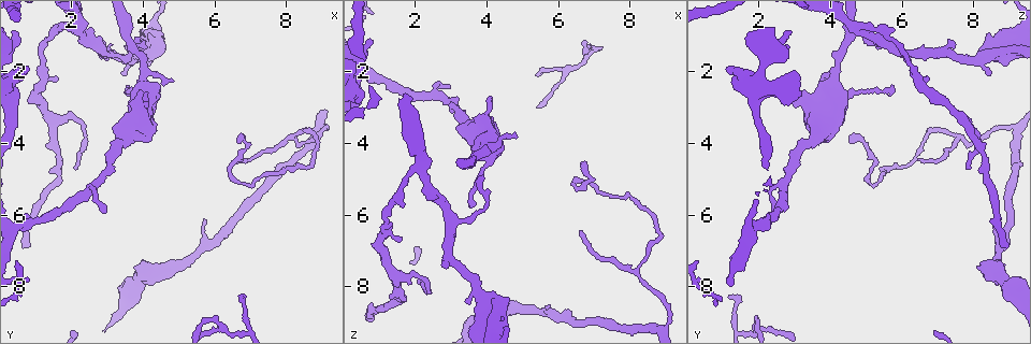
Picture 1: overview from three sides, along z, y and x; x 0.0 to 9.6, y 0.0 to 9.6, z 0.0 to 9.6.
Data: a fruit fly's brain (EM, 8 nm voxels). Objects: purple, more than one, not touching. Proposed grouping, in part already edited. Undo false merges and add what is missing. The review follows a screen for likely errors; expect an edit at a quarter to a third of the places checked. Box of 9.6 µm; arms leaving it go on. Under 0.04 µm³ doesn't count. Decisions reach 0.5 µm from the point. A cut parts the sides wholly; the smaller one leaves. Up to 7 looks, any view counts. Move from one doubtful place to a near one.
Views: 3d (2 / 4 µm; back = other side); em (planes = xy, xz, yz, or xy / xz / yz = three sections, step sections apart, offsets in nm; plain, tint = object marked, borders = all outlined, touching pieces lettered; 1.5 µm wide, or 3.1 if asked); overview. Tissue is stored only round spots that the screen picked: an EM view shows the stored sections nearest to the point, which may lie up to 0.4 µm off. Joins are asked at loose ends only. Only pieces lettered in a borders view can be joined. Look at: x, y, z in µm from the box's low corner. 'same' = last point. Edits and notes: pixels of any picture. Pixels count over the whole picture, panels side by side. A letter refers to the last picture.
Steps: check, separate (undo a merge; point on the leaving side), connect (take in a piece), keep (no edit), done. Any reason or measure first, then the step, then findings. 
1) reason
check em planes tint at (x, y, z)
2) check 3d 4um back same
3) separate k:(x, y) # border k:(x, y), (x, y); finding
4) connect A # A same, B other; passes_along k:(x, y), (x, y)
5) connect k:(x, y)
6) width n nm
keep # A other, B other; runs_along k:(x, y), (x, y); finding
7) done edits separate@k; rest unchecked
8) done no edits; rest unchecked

thick turns thin
check em yz step 8 borders at (3.75, 1.65, 8.05)

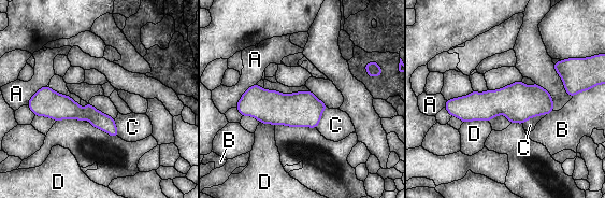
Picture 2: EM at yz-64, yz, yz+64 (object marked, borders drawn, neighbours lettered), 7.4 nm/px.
keep # A other, B other, C other, D other; all the same neuron

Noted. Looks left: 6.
check em yz step 8 tint at (4.10, 2.60, 2.75)

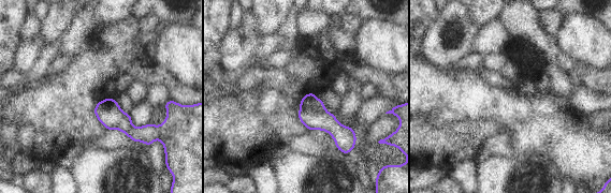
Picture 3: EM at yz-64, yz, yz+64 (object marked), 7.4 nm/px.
cut it another way
check em planes borders same

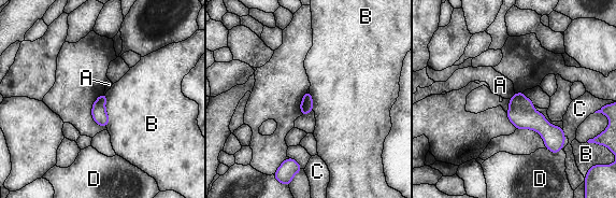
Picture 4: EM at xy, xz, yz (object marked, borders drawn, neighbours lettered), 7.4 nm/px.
keep # A other, B other, C other, D other; border 4:(515, 94), (510, 98); none of them fits

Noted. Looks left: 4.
a narrow waist
check em planes tint at (9.10, 3.55, 8.85)

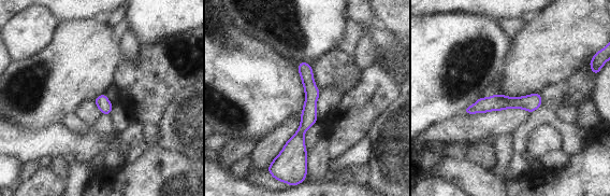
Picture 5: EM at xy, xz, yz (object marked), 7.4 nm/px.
check em planes borders same

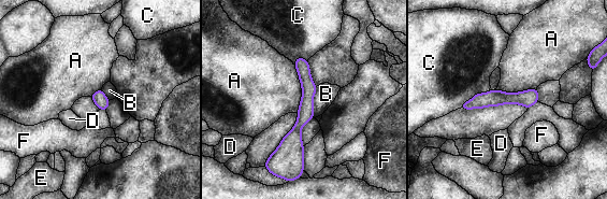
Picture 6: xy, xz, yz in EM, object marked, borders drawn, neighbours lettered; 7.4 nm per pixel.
keep # A other, B other, C other, D other, E other, F other; border 6:(293, 65), (301, 85), (298, 111); continuous, no second neuron

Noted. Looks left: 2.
done no edits; rest unchecked

